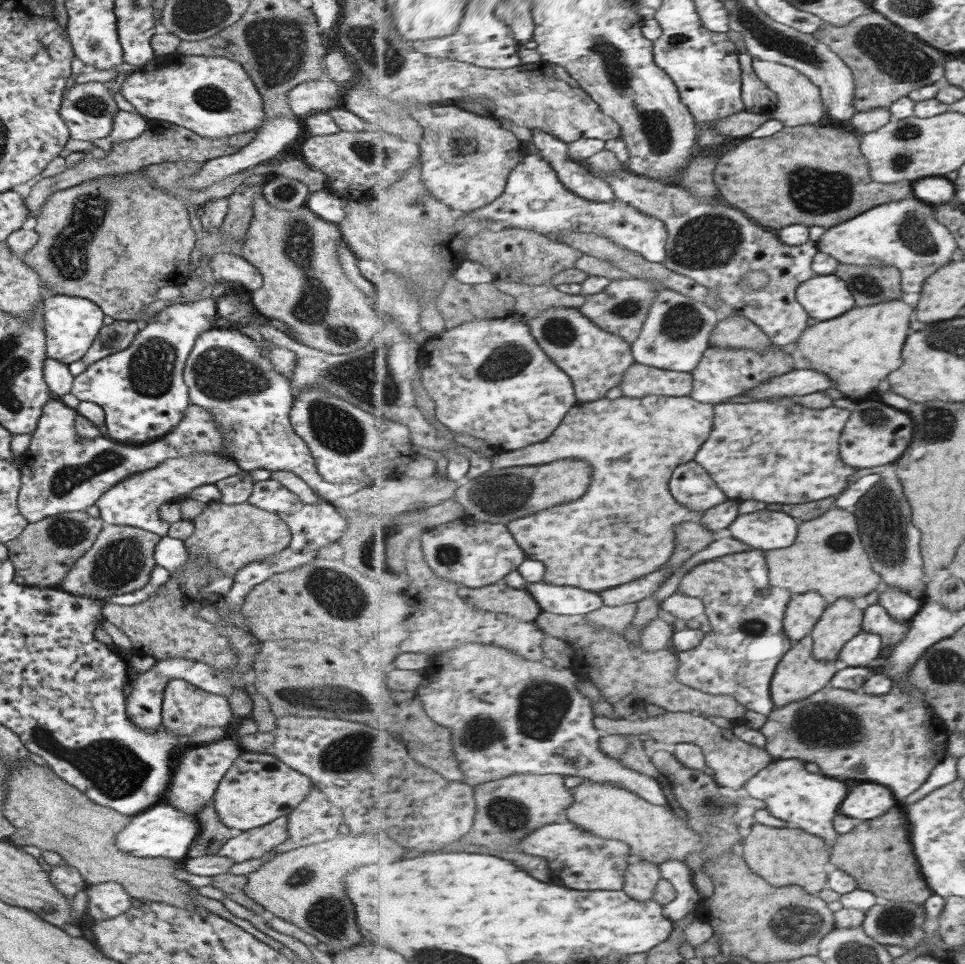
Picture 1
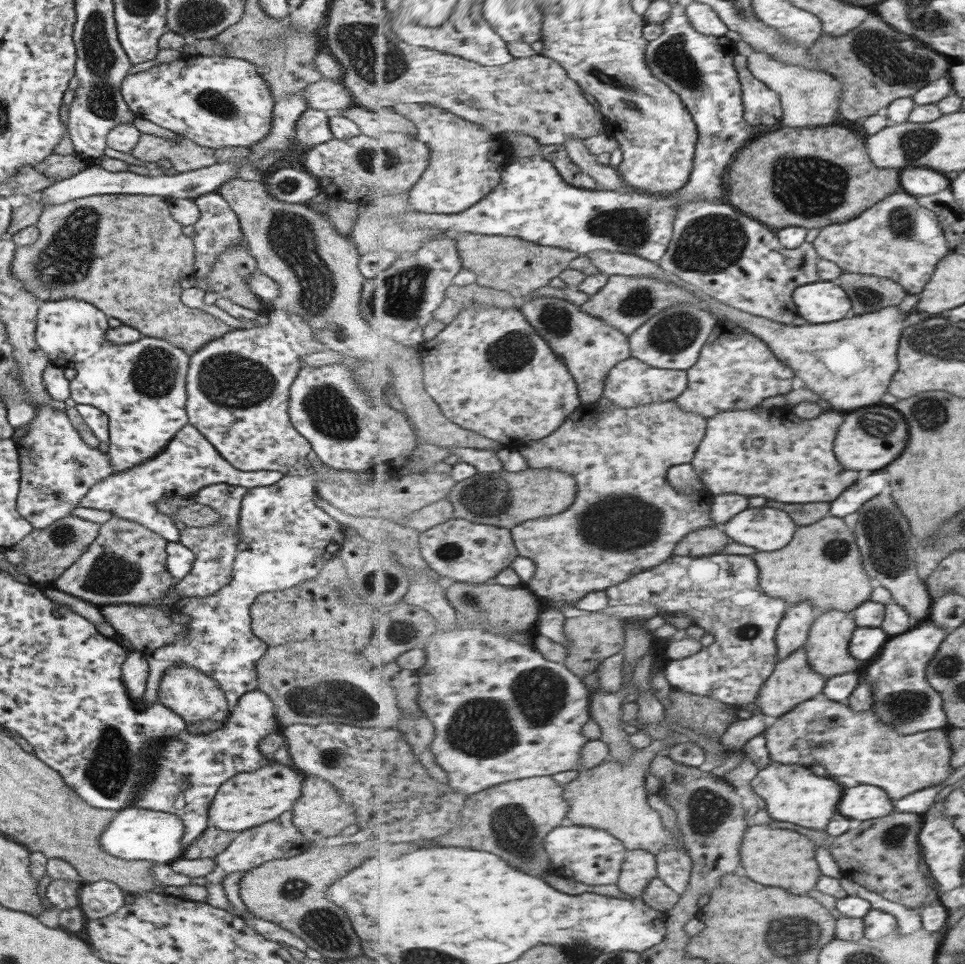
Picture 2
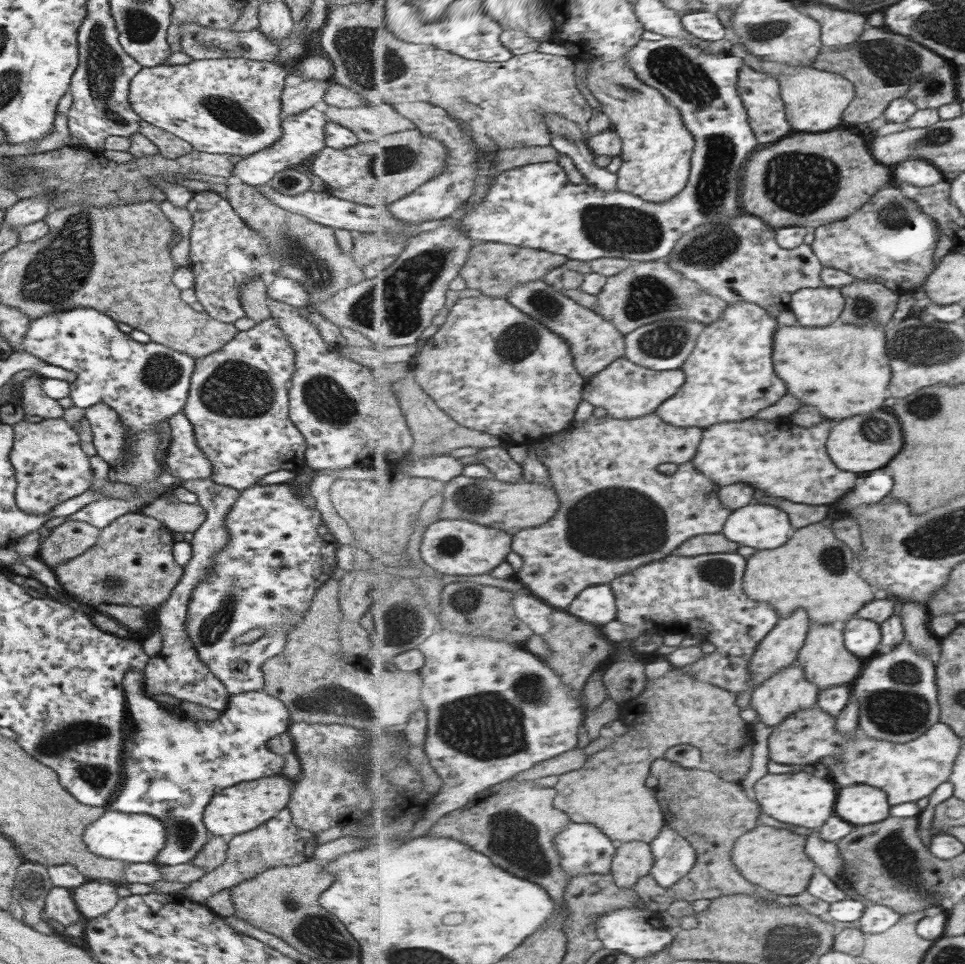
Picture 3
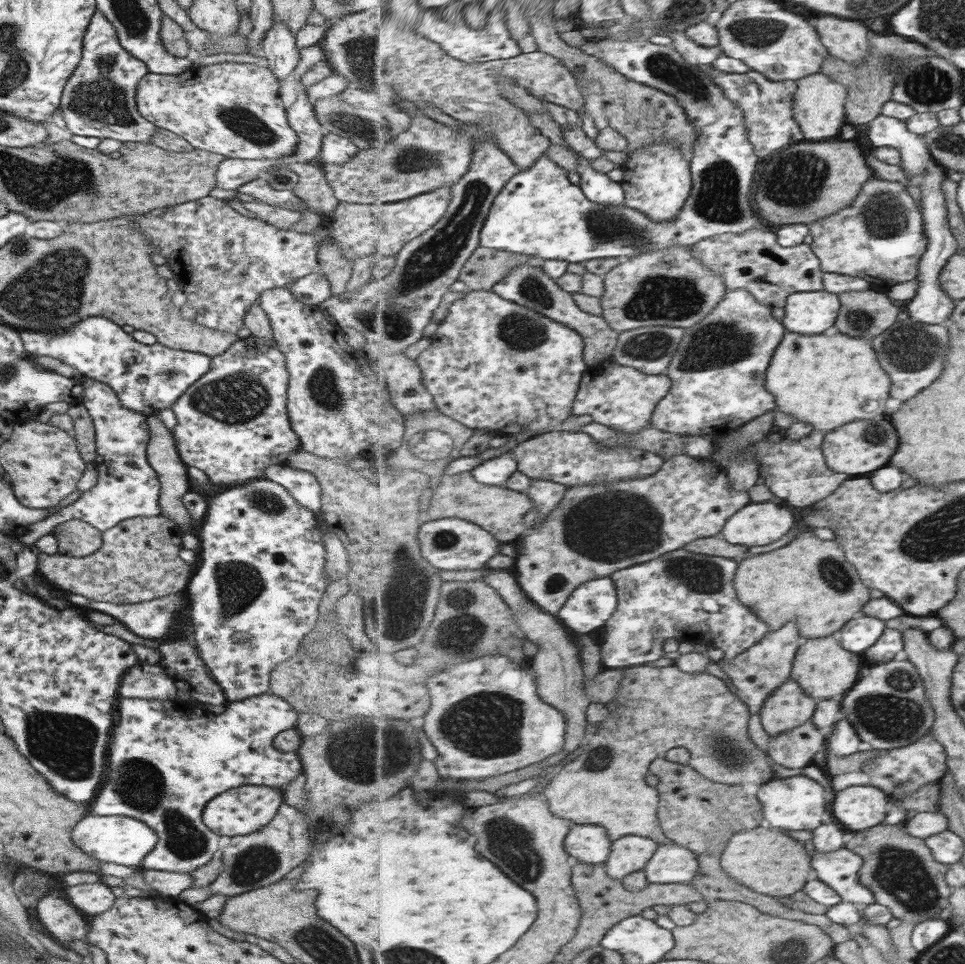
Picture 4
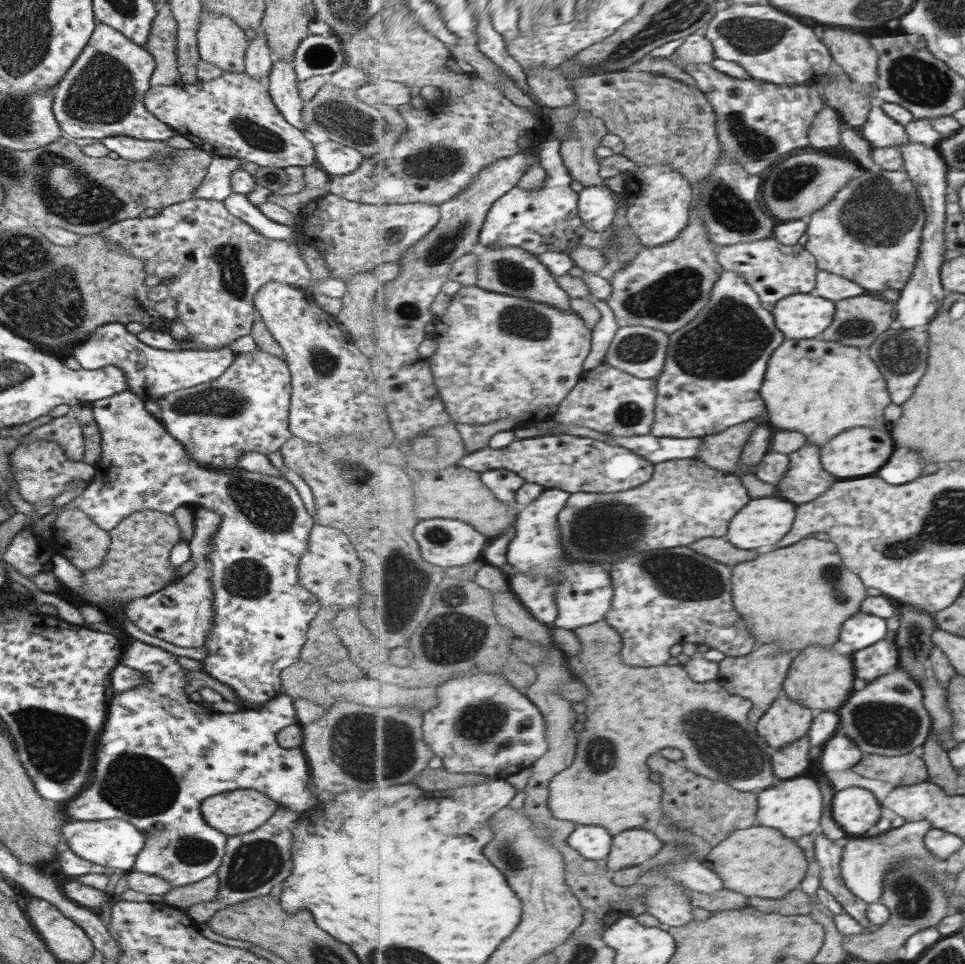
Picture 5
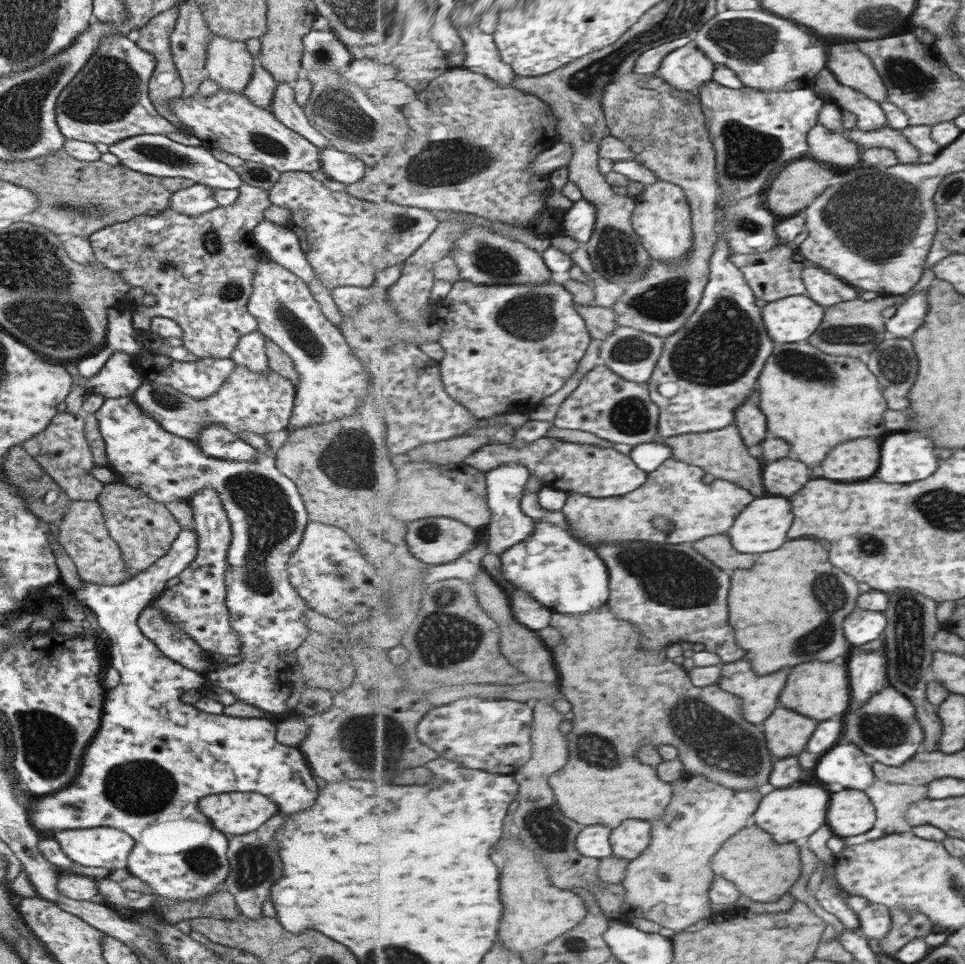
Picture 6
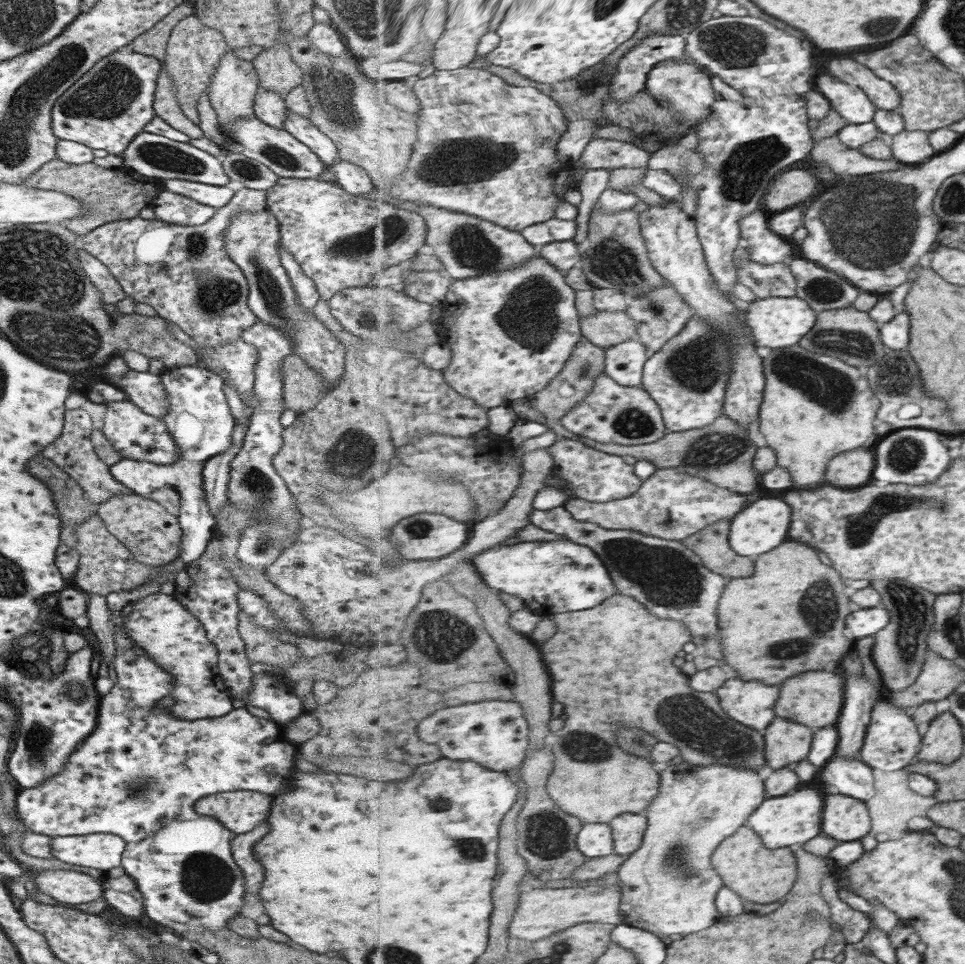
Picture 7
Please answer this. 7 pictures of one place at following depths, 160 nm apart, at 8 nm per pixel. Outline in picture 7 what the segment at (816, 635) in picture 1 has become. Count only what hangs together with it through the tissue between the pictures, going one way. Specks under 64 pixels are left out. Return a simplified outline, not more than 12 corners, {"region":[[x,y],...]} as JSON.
{"region":[[803,672],[787,680],[777,717],[814,730],[837,724],[844,677]]}

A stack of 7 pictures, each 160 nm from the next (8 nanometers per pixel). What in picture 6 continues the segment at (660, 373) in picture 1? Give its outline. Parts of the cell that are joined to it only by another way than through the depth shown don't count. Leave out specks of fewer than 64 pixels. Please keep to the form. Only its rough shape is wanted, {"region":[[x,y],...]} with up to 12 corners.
{"region":[[600,363],[553,424],[634,447],[661,439],[648,383]]}

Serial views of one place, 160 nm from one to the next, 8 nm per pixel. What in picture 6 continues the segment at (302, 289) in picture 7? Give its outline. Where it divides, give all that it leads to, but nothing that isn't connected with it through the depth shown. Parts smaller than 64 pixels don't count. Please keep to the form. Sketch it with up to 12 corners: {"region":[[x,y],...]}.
{"region":[[261,219],[256,244],[308,286],[314,273],[294,232]]}

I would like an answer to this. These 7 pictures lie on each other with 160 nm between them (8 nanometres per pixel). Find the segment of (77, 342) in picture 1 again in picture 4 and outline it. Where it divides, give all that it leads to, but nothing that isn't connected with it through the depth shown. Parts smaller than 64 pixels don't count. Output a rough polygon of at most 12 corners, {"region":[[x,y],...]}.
{"region":[[88,316],[17,330],[23,348],[106,384],[123,408],[171,409],[210,357],[141,344]]}

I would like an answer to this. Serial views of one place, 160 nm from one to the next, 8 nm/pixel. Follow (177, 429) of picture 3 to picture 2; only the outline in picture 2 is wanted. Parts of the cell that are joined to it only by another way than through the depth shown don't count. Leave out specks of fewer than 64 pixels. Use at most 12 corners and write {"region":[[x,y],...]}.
{"region":[[191,425],[148,461],[111,473],[78,502],[166,541],[163,496],[211,484],[253,488],[282,472],[233,468]]}

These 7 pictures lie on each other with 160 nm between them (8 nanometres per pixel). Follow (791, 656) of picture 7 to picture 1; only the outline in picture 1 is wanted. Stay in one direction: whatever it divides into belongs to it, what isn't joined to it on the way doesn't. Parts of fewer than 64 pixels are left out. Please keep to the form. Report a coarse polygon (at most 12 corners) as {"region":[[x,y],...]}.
{"region":[[851,511],[803,522],[799,544],[767,552],[771,580],[829,604],[882,576]]}

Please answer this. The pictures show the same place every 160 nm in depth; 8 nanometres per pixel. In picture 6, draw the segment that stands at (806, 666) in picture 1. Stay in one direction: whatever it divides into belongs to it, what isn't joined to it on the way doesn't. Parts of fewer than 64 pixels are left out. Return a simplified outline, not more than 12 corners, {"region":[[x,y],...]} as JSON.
{"region":[[778,706],[761,725],[779,760],[801,754],[819,723]]}

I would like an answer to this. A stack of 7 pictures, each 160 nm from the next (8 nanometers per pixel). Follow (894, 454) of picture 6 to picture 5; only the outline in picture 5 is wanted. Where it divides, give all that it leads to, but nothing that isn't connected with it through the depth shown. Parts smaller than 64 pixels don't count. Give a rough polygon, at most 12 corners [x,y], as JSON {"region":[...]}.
{"region":[[897,448],[879,476],[907,484],[923,472],[917,452]]}

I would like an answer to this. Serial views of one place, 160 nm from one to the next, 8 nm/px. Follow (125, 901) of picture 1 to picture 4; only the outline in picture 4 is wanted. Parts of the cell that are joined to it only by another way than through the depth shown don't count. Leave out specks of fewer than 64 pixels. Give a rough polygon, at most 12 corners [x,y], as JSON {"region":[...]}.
{"region":[[100,881],[69,886],[68,902],[87,917],[115,899]]}

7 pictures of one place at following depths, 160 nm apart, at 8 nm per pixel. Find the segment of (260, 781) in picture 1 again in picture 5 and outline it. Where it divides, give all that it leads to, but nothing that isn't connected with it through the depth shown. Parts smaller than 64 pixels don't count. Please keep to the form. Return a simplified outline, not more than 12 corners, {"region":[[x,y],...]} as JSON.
{"region":[[251,790],[201,801],[207,826],[232,837],[254,831],[277,808]]}

